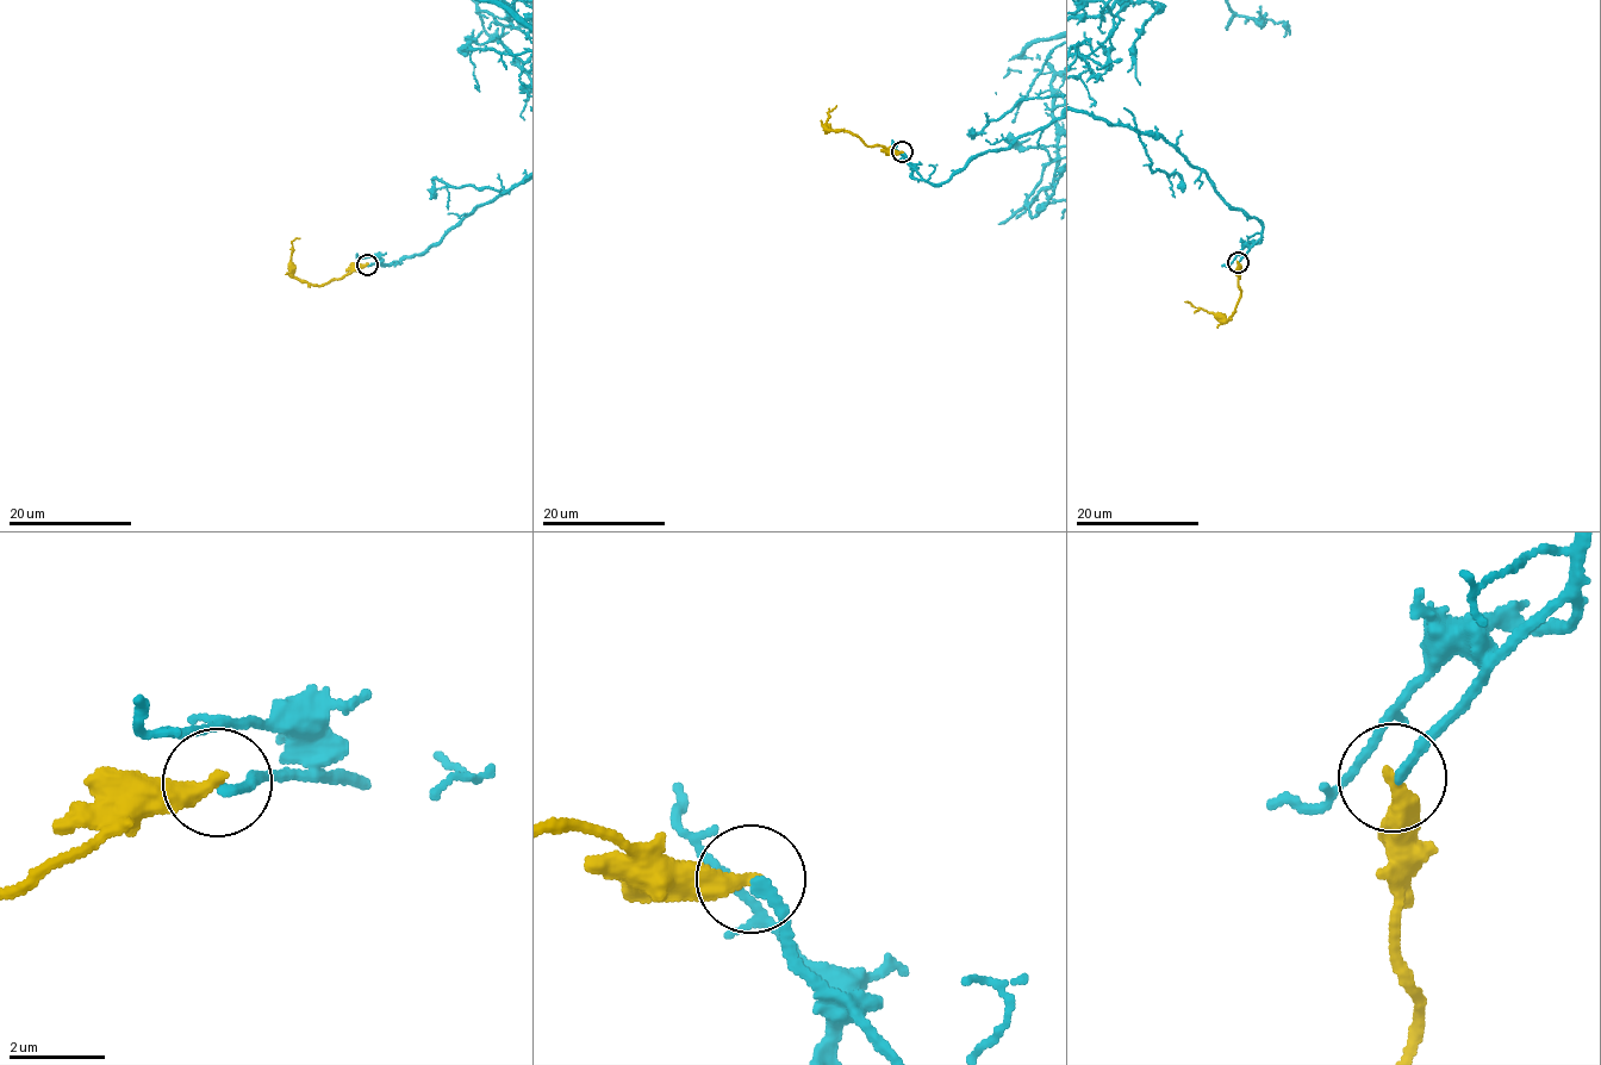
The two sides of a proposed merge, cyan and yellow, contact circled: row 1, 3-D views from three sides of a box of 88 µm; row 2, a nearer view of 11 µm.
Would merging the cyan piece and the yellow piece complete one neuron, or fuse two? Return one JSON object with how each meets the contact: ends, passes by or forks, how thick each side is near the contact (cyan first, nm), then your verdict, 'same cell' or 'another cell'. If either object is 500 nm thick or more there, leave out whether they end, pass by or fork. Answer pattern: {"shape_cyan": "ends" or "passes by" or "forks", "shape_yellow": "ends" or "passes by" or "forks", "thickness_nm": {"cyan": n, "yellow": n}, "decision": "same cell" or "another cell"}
{"shape_cyan": "ends", "shape_yellow": "ends", "thickness_nm": {"cyan": 200, "yellow": 380}, "decision": "another cell"}

